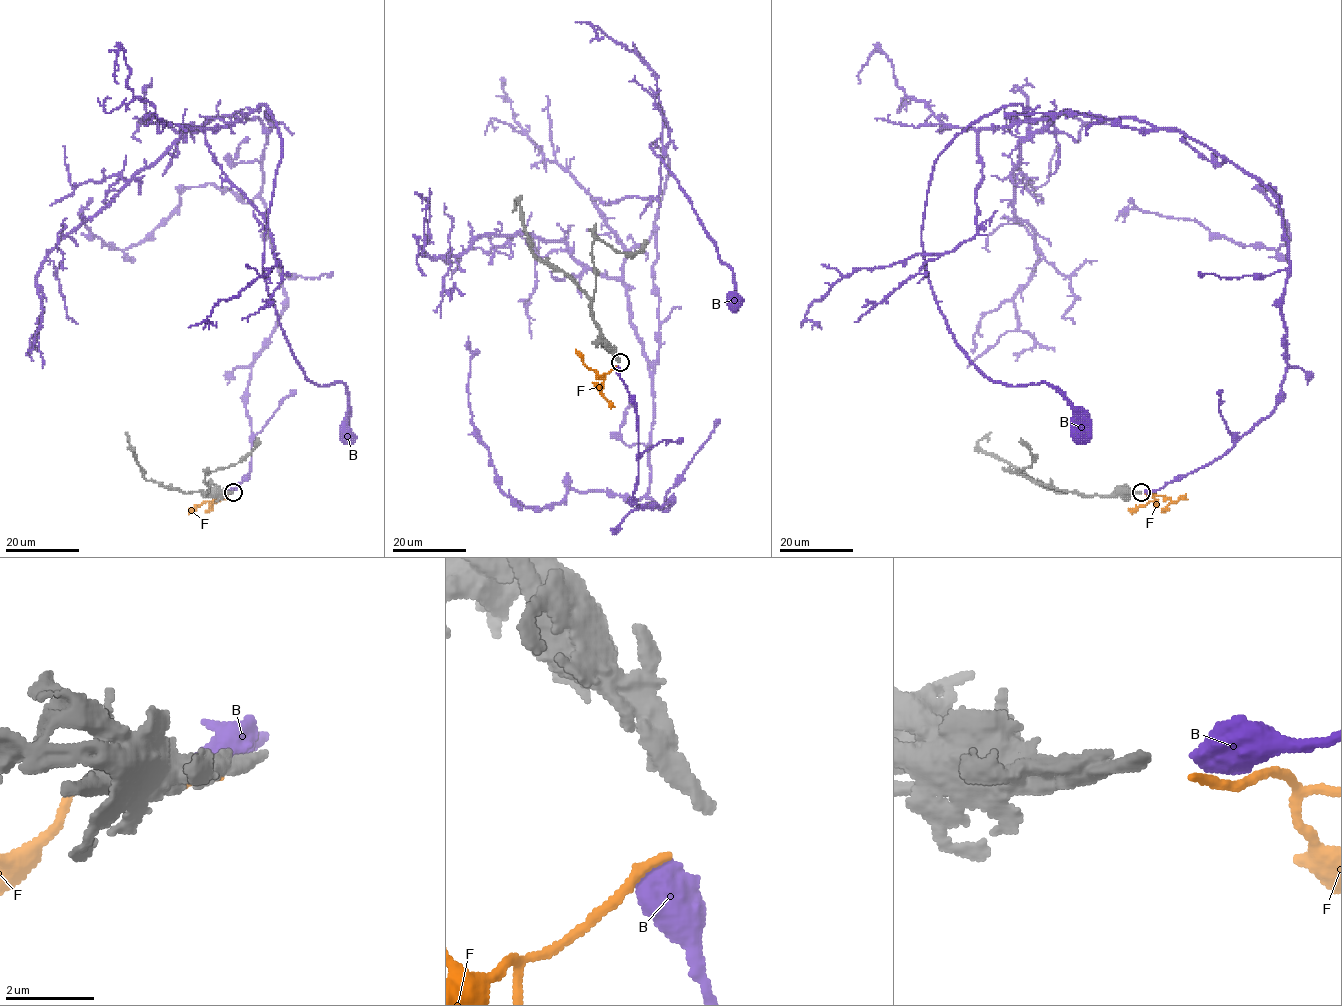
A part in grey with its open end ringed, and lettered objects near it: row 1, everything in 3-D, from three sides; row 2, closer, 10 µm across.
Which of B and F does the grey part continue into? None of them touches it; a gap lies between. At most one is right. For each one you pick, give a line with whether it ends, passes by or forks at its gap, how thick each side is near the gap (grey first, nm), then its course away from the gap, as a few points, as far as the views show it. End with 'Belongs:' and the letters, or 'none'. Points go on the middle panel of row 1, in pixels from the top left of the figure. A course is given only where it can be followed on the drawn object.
Belongs: none

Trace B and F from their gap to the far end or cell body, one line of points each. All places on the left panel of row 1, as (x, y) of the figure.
B: (230, 492), (286, 298), (266, 130), (235, 115), (260, 104), (267, 291), (304, 375), (346, 387), (349, 436)
F: (229, 494), (218, 494), (189, 509)

